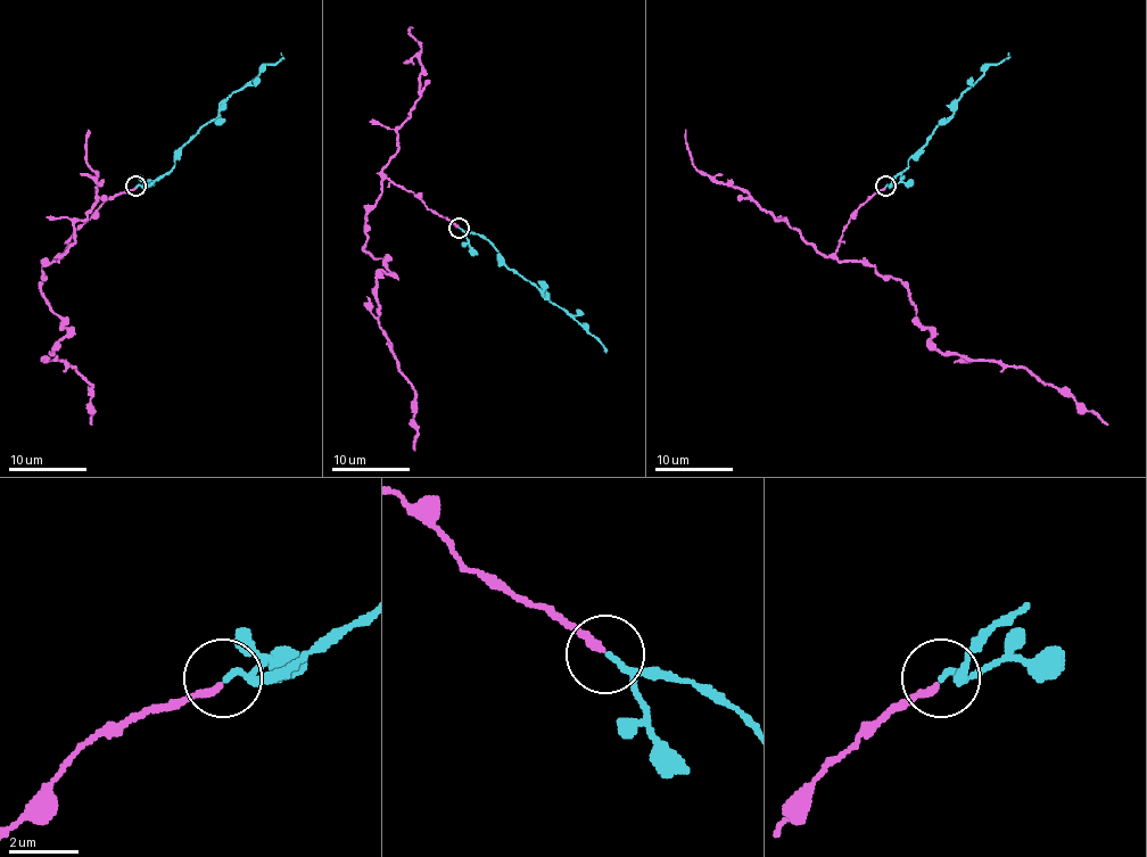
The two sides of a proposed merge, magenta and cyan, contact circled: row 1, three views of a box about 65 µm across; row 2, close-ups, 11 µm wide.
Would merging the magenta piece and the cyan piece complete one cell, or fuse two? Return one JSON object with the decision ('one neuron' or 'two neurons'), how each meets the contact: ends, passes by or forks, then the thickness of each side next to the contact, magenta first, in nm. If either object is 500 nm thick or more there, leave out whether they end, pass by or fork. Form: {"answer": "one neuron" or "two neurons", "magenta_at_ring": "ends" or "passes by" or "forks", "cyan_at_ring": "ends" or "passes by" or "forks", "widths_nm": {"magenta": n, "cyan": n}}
{"answer": "one neuron", "magenta_at_ring": "ends", "cyan_at_ring": "passes by", "widths_nm": {"magenta": 200, "cyan": 110}}

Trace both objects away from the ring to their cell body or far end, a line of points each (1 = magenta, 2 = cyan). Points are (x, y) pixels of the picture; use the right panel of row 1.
1: (885, 187), (850, 217), (838, 260), (867, 261), (902, 285), (918, 322), (943, 353), (1026, 367), (1108, 423)
2: (885, 187), (889, 187), (908, 165), (908, 159), (954, 112), (954, 102), (991, 65), (1000, 63), (1008, 54)

